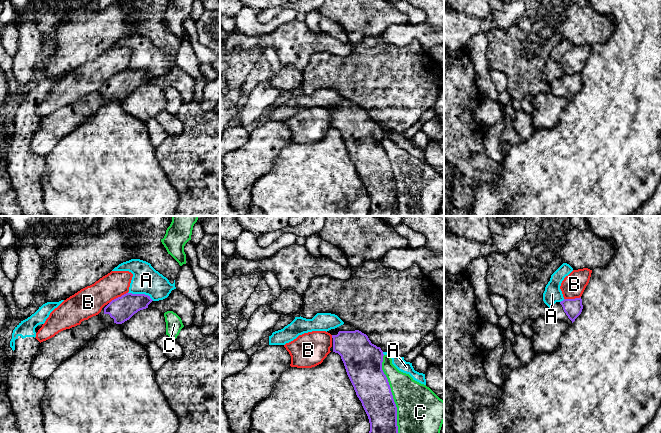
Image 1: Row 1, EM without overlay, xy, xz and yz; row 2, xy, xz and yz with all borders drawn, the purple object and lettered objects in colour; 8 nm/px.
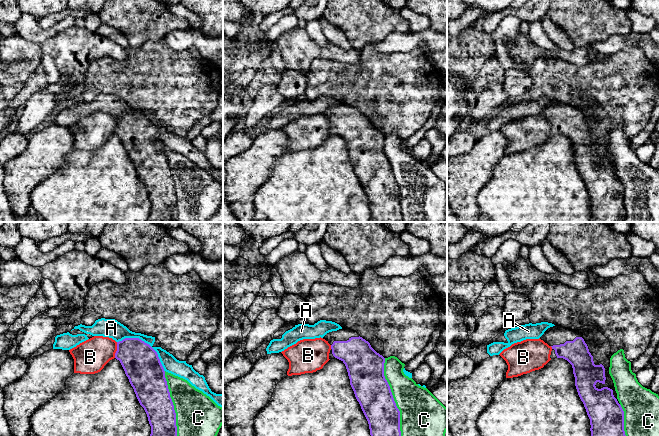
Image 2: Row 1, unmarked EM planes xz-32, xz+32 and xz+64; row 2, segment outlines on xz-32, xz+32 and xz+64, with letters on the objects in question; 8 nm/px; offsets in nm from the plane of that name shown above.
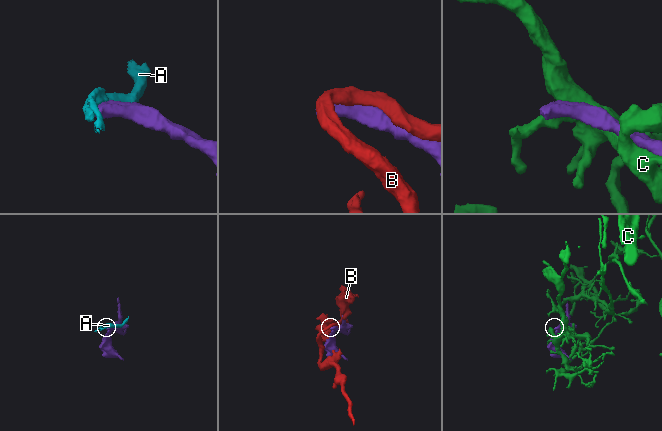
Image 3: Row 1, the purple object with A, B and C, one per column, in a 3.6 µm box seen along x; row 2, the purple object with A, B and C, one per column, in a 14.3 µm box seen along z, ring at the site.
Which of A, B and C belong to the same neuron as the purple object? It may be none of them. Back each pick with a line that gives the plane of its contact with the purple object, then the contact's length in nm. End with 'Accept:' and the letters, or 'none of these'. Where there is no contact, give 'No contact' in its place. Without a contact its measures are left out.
Accept: none of these

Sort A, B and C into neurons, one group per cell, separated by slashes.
A / B / C

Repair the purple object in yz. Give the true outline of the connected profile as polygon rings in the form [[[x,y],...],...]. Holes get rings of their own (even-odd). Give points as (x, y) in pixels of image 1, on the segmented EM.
[[[564,299],[556,302],[550,308],[550,316],[555,320],[560,320],[571,325],[575,319],[581,314],[583,309],[582,299]]]

